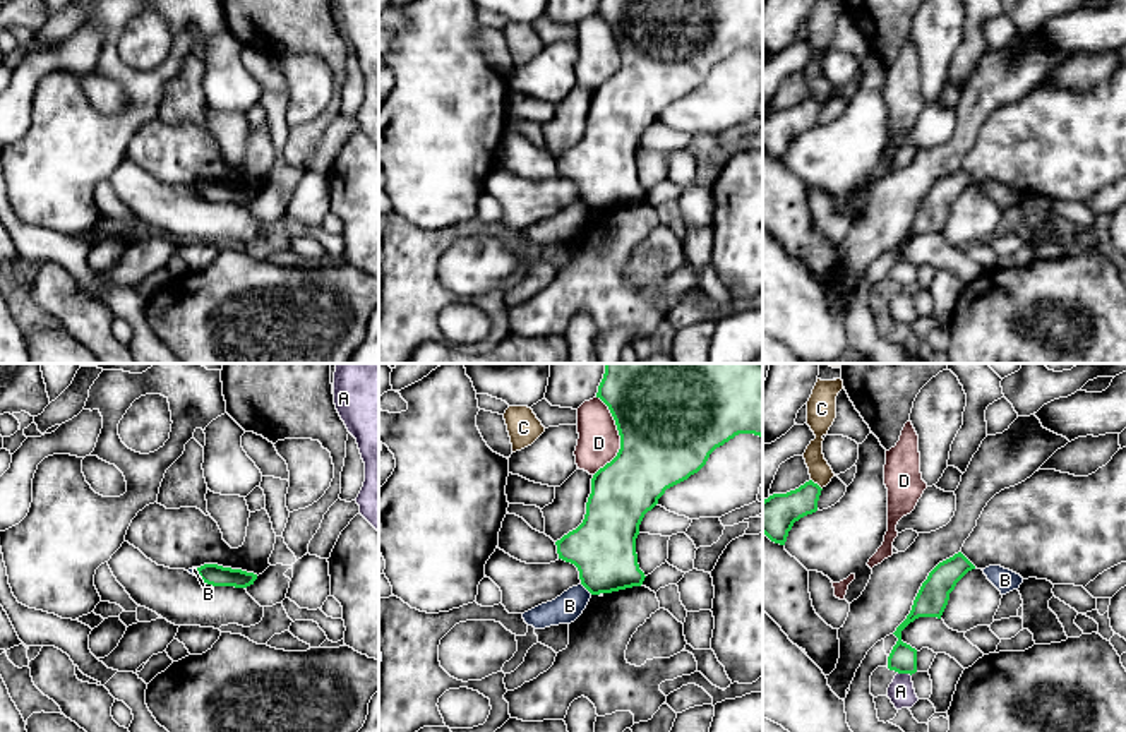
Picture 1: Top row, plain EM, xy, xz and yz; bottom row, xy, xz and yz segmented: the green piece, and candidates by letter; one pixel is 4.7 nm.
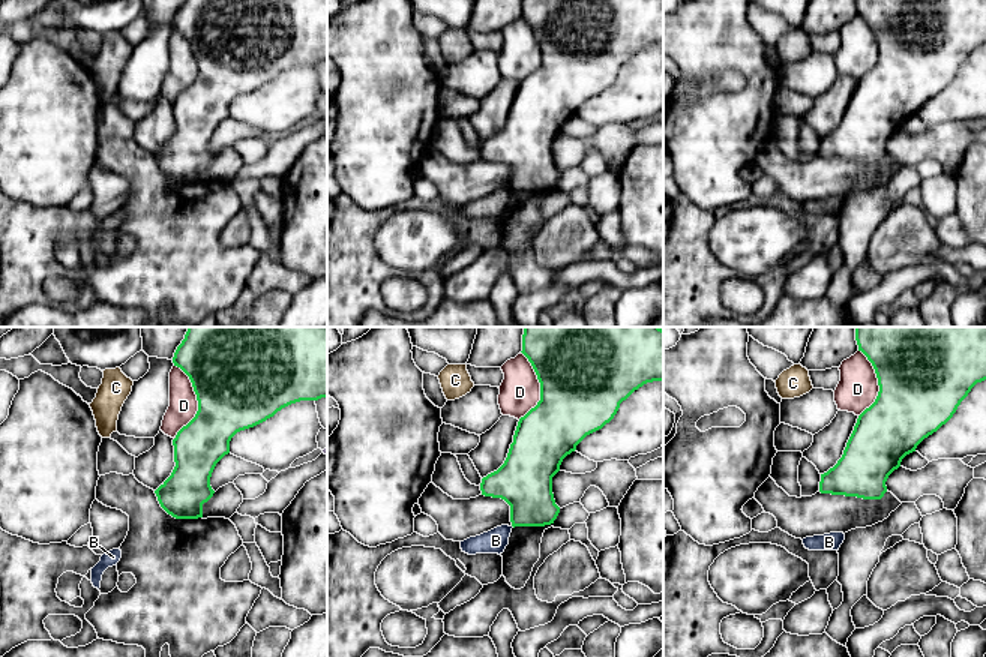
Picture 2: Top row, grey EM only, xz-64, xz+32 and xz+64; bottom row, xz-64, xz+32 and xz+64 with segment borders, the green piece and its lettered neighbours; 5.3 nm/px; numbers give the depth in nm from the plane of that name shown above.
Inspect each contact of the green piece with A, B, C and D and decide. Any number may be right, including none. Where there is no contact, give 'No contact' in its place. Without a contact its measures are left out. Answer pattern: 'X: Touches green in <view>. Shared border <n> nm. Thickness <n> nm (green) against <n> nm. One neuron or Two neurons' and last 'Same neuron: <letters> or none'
A: Touches green in yz. Shared border 70 nm. Thickness 130 nm (green) against 120 nm. Two neurons
B: Touches green in xz. Shared border 80 nm. Thickness 300 nm (green) against 140 nm. Two neurons
C: Touches green in yz. Shared border 80 nm. Thickness 190 nm (green) against 110 nm. Two neurons
D: Touches green in xz. Shared border 380 nm. Thickness 500 nm (green) against 200 nm. Two neurons
Same neuron: none

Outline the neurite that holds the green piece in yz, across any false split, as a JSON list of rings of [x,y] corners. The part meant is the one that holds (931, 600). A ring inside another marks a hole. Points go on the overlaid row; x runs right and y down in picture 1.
[[[961,554],[939,562],[922,583],[910,614],[893,633],[898,641],[888,657],[888,669],[898,674],[915,674],[917,672],[917,650],[901,641],[901,631],[919,617],[937,617],[941,619],[949,593],[955,590],[956,583],[975,566]]]

